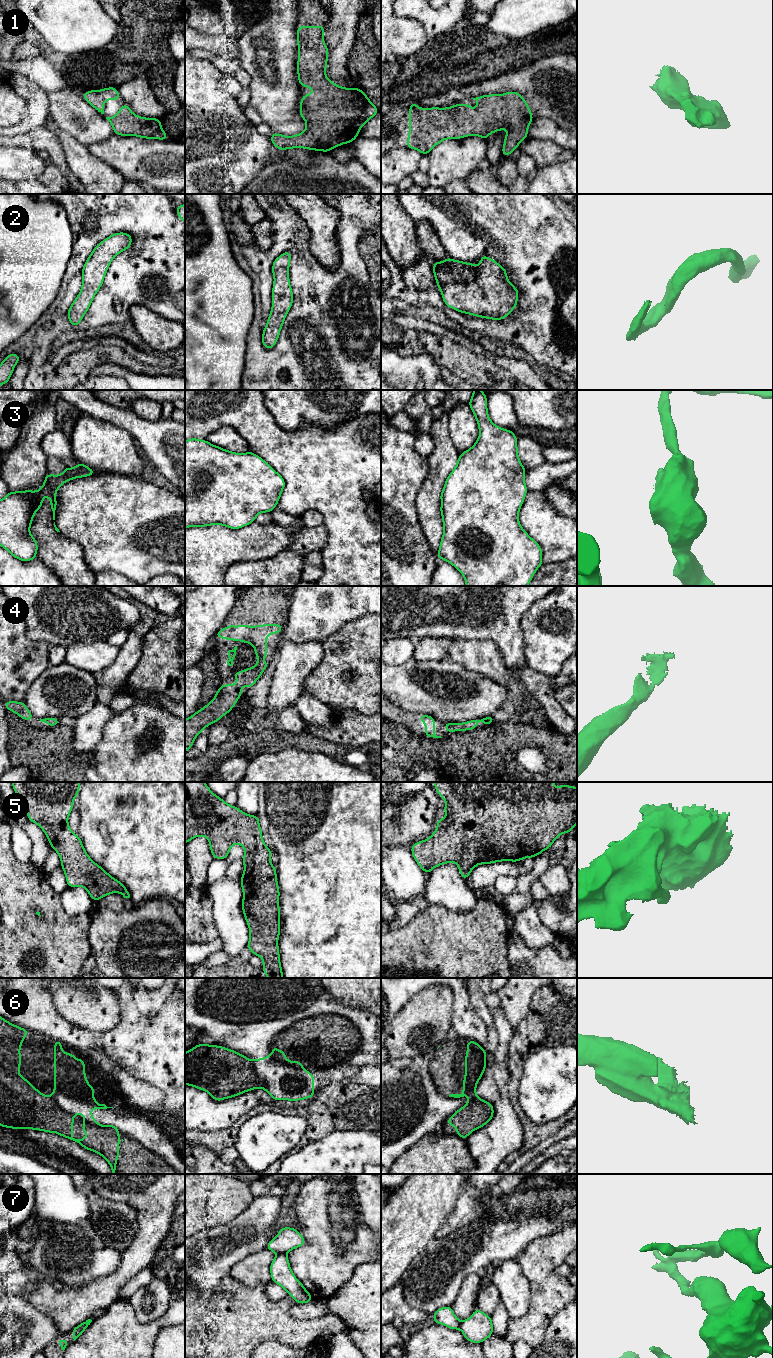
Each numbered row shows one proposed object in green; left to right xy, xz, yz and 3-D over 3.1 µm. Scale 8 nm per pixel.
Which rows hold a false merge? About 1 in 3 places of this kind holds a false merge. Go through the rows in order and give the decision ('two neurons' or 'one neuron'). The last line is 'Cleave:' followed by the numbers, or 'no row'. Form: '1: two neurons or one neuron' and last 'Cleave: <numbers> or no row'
1: one neuron
2: one neuron
3: two neurons
4: one neuron
5: one neuron
6: one neuron
7: two neurons
Cleave: 3, 7

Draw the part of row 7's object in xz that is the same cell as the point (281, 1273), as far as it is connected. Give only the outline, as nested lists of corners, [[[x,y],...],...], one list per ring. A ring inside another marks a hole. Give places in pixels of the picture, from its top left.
[[[277,1254],[270,1264],[271,1281],[287,1291],[297,1303],[305,1304],[313,1300],[309,1291],[295,1277],[286,1254]]]

